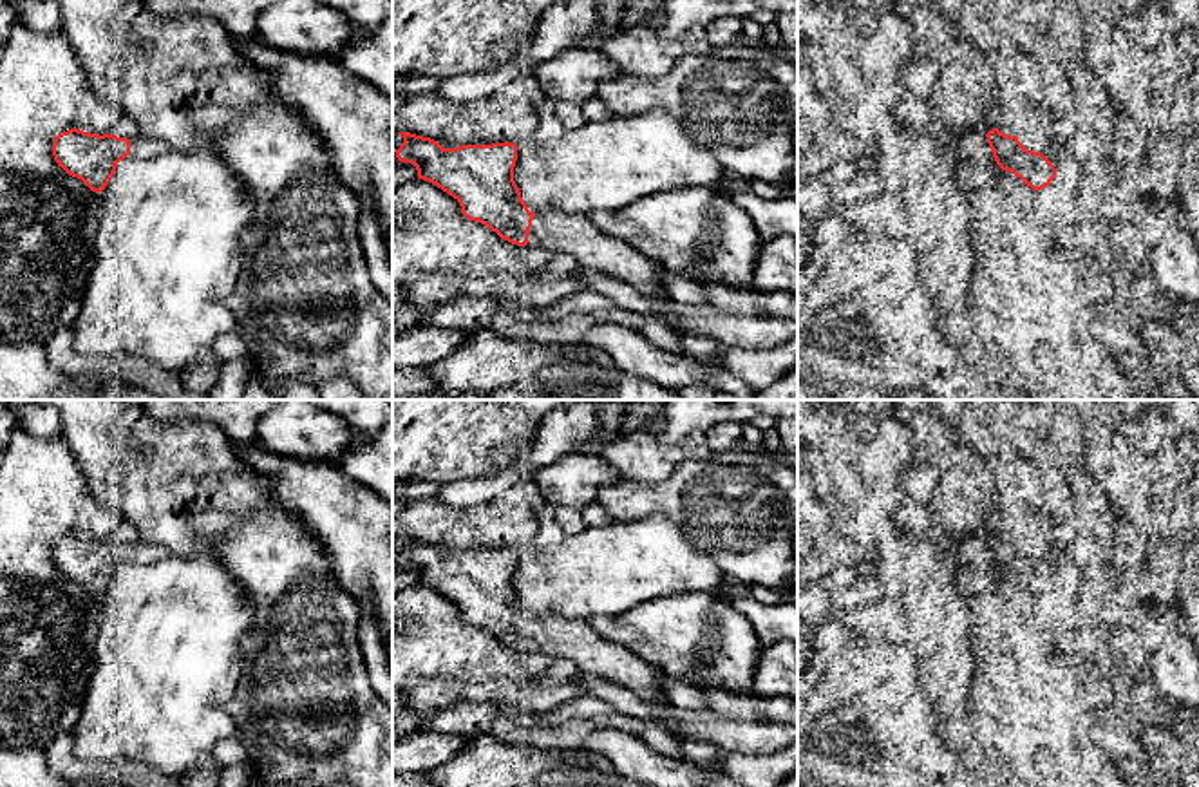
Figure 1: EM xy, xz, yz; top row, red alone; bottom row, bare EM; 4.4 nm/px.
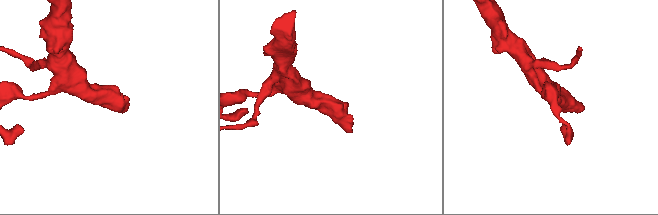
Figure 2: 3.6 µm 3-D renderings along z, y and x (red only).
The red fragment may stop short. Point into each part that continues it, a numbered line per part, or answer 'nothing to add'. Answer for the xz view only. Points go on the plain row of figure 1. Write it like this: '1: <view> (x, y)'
1: xz (556, 635)

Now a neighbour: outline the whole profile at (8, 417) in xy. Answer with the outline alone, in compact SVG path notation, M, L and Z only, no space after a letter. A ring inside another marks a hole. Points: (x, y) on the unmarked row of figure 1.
M0 407L0 443L5 445L13 429L20 425L20 418L14 409Z

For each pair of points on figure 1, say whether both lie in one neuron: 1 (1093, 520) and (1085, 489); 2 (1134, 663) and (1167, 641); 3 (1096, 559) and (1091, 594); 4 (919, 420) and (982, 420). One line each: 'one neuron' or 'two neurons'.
1: one neuron
2: two neurons
3: one neuron
4: two neurons

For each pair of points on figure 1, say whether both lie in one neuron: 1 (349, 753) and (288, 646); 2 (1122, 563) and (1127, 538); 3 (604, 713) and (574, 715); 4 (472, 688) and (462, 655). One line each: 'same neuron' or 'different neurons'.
1: same neuron
2: same neuron
3: same neuron
4: different neurons

